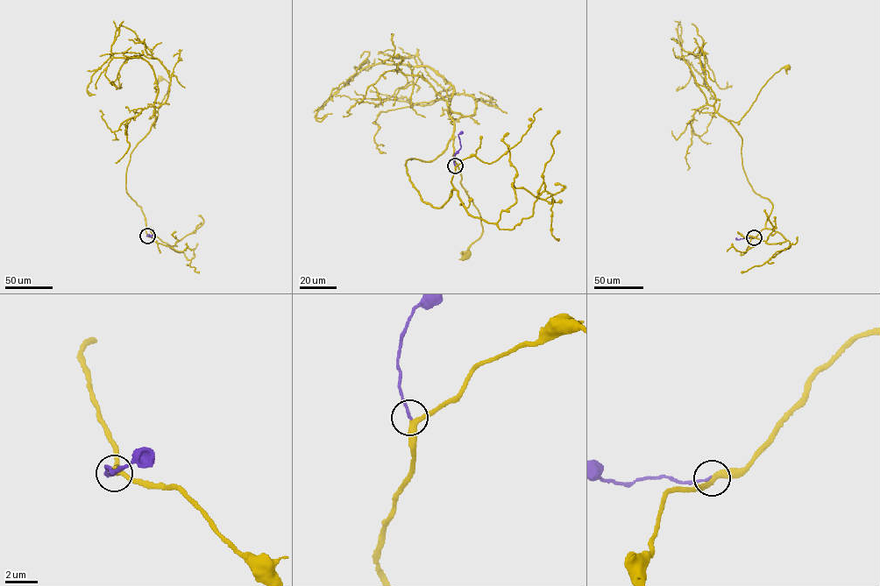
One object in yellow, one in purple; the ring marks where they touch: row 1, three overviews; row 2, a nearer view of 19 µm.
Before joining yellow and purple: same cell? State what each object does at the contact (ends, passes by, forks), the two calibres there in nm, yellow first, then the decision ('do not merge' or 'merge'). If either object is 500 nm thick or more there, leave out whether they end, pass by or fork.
yellow passes by; purple ends there; 360 nm thick on the yellow side, 150 nm on the other; merge

